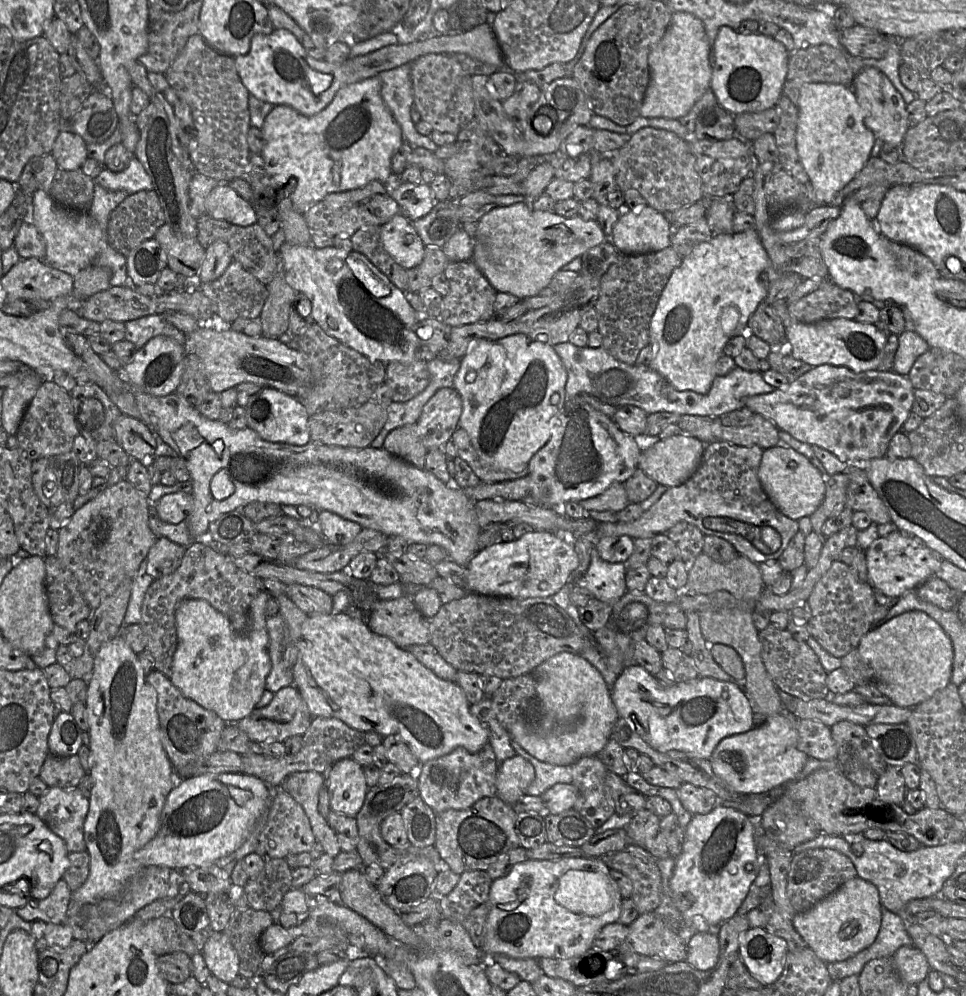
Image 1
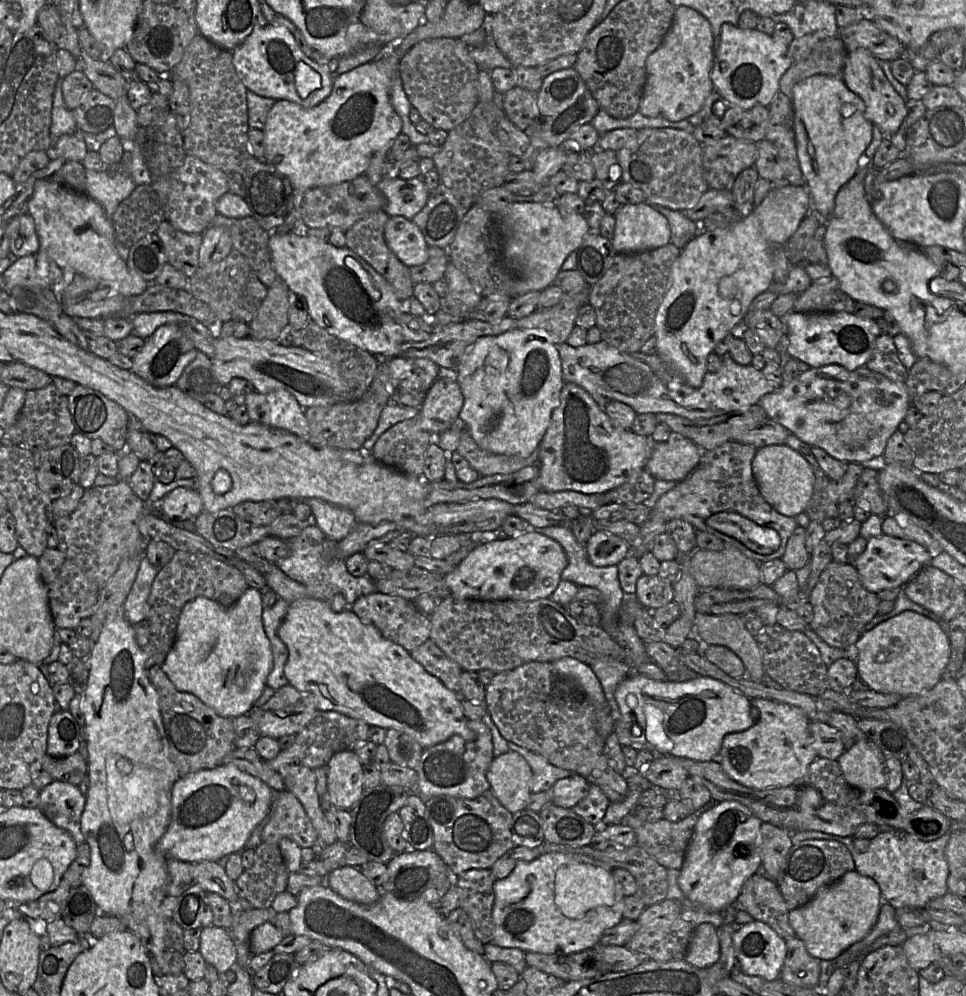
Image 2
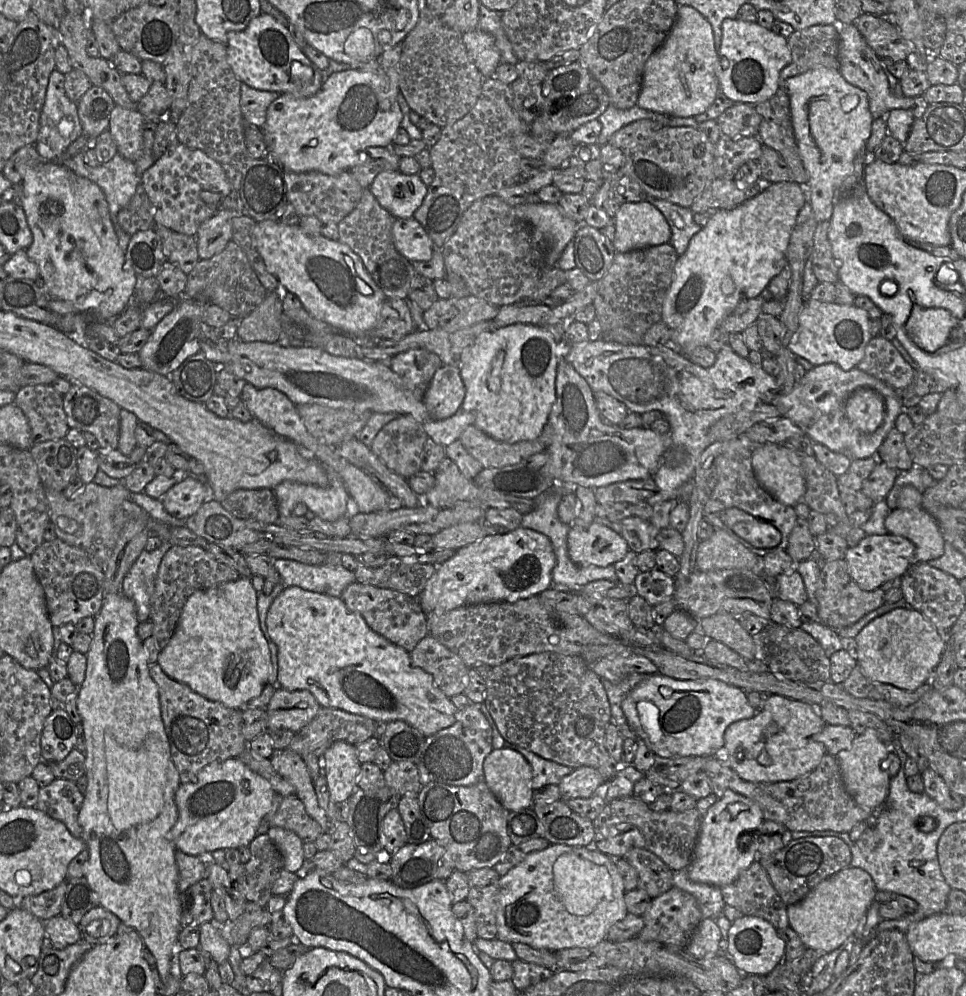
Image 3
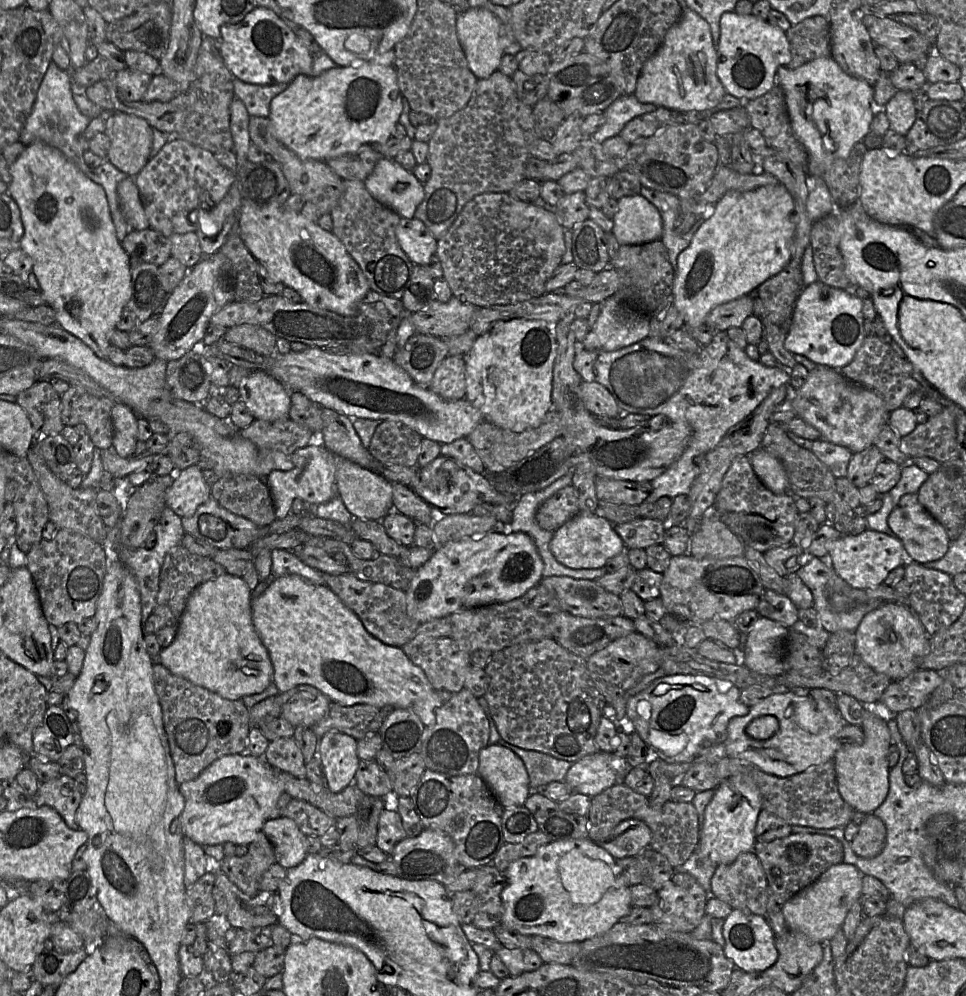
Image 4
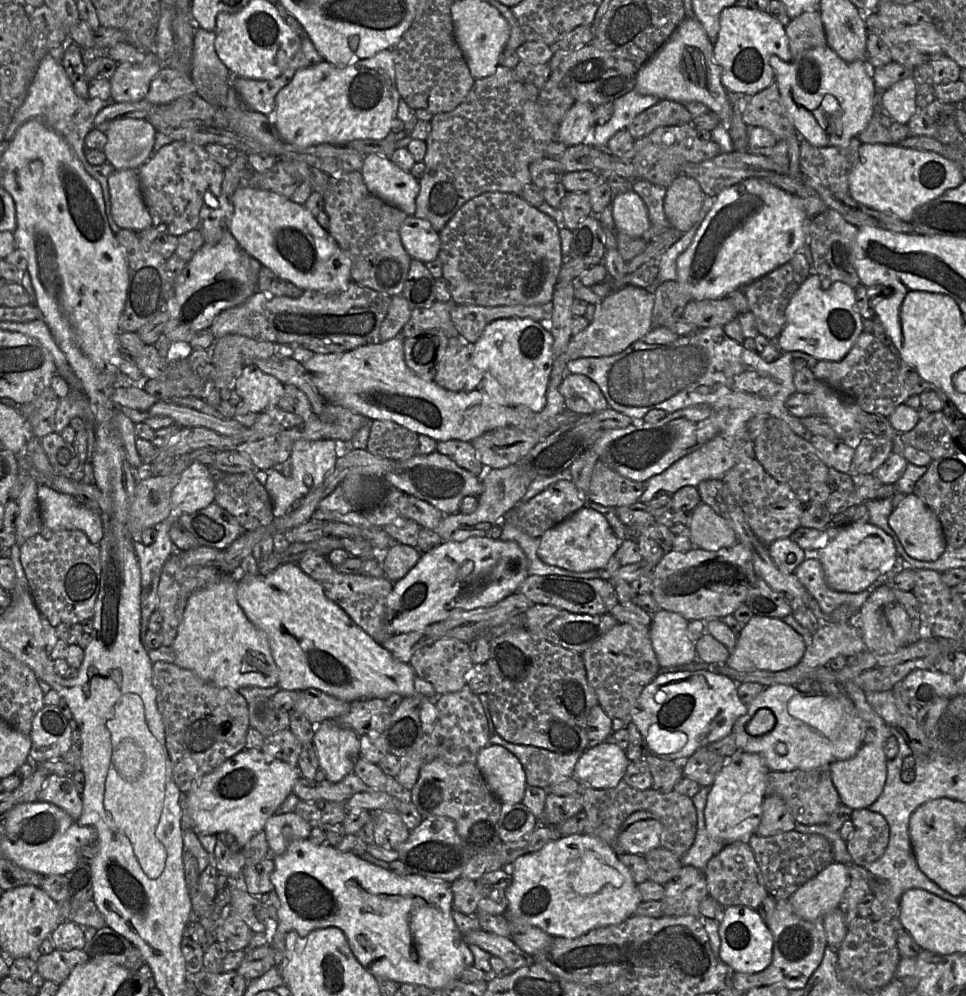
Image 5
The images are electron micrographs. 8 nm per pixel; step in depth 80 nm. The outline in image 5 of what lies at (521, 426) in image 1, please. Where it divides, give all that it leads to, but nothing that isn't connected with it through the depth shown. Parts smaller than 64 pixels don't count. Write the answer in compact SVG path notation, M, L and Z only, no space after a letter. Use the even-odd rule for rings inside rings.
M529 318L494 320L472 344L471 365L464 391L479 391L497 405L525 406L533 412L540 412L547 402L553 361L553 336L539 322Z

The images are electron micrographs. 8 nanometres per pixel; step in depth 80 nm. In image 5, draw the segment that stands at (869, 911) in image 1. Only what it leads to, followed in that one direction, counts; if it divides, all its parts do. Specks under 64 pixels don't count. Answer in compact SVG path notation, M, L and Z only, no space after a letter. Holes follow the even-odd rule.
M832 862L799 887L788 900L794 912L802 919L823 920L830 911L839 908L849 884L848 866Z

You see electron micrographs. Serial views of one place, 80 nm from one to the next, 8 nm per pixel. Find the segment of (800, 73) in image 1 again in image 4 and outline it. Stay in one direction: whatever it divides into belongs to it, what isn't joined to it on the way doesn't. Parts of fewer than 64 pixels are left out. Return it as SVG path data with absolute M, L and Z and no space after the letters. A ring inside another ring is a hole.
M812 16L792 25L786 36L791 61L786 66L796 69L817 58L831 56L831 33L828 17Z

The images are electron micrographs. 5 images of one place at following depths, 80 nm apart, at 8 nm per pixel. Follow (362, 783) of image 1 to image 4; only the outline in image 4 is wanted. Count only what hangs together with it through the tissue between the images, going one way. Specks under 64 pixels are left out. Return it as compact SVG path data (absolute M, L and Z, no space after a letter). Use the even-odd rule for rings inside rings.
M328 731L319 738L318 751L327 787L337 793L352 784L359 765L357 740L338 731Z

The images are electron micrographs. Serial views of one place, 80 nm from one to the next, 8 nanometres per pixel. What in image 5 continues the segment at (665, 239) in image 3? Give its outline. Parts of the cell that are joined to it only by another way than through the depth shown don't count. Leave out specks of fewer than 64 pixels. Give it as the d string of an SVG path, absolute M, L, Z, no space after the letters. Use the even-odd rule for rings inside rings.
M632 189L614 196L612 202L616 231L634 238L642 238L651 223L647 207L642 198Z

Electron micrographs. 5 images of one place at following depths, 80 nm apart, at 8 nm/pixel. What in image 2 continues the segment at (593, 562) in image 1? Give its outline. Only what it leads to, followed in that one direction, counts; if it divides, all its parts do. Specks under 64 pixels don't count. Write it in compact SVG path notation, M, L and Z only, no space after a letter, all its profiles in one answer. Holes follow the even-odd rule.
M547 526L542 528L532 528L539 531L545 536L557 541L564 549L568 563L561 574L561 580L567 580L575 583L579 586L590 586L598 589L602 594L602 602L599 605L602 611L602 618L605 621L613 621L617 617L620 611L622 600L624 597L624 591L621 588L618 578L618 566L606 566L597 567L590 563L588 560L587 552L582 547L574 536L574 533L570 527L566 526Z

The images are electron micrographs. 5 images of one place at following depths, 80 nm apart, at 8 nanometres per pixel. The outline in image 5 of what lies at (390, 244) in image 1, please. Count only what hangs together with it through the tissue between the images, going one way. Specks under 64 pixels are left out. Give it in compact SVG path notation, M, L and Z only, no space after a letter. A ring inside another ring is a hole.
M408 216L401 224L399 234L411 259L426 263L438 257L440 234L428 220Z

